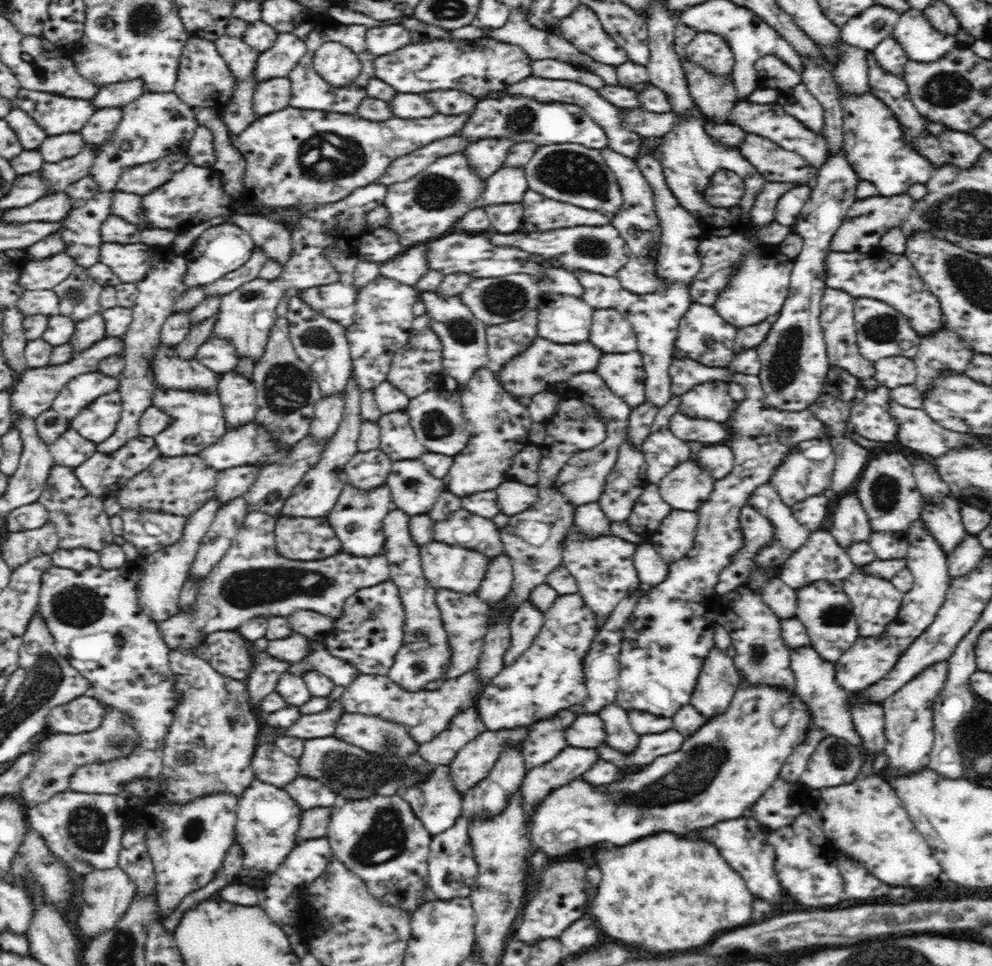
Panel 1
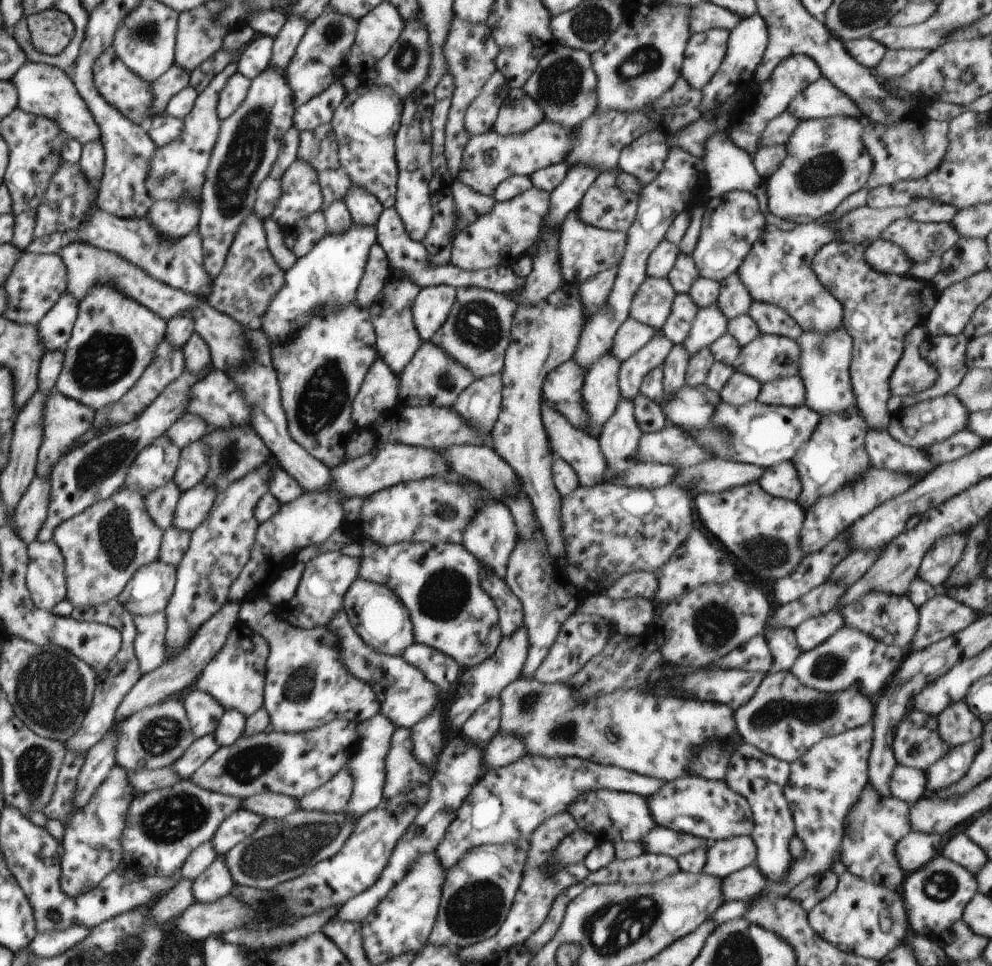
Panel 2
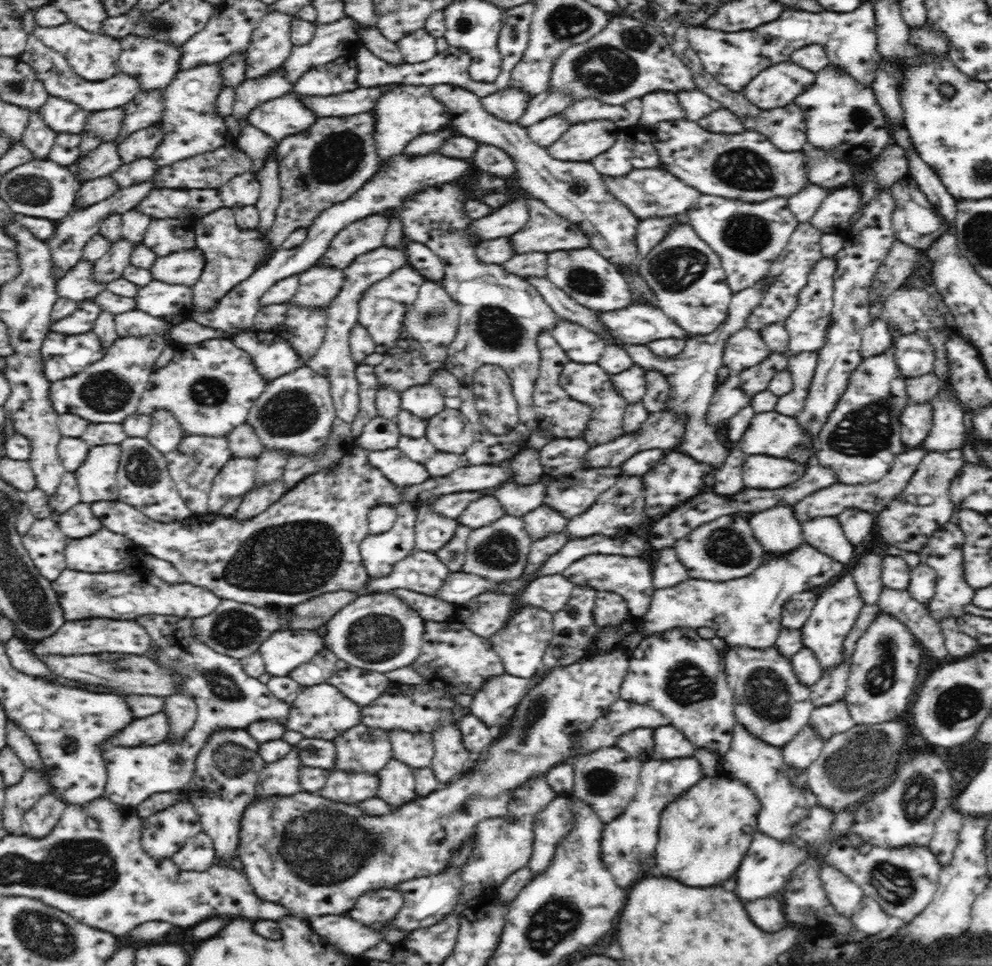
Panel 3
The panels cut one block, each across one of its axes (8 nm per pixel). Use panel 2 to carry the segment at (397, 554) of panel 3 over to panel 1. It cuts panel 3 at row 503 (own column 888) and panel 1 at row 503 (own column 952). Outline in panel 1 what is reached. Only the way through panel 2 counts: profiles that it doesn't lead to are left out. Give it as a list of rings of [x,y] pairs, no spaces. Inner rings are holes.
[[[347,482],[326,519],[346,552],[364,557],[382,555],[385,552],[385,538],[381,528],[386,513],[392,508],[392,502],[391,492],[386,484],[372,490],[358,490]]]

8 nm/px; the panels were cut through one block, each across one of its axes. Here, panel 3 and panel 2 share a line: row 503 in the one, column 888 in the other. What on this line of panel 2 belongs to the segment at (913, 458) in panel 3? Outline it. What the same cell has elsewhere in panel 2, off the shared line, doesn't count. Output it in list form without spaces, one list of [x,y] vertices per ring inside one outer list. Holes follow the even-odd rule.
[[[868,780],[858,804],[852,810],[852,832],[844,832],[840,844],[840,860],[847,870],[862,880],[900,891],[906,873],[898,864],[894,848],[898,840],[911,831],[908,810],[910,805],[907,802],[892,795],[880,796]]]

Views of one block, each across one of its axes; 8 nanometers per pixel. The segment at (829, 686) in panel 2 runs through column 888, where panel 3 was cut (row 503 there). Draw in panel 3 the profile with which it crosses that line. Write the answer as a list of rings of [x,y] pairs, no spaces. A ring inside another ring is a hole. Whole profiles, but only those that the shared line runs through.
[[[678,450],[666,451],[662,460],[659,460],[648,472],[642,476],[644,483],[644,502],[646,516],[658,518],[670,512],[670,506],[677,507],[694,495],[699,495],[704,490],[704,476],[712,472],[712,468],[705,462],[698,462]]]

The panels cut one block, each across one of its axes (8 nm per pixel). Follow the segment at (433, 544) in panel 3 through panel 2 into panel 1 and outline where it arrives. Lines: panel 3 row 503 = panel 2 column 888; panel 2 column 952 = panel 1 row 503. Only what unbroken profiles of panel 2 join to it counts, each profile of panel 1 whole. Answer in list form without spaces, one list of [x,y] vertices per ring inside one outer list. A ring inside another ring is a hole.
[[[418,459],[393,461],[386,485],[394,506],[410,516],[430,512],[446,488]]]

